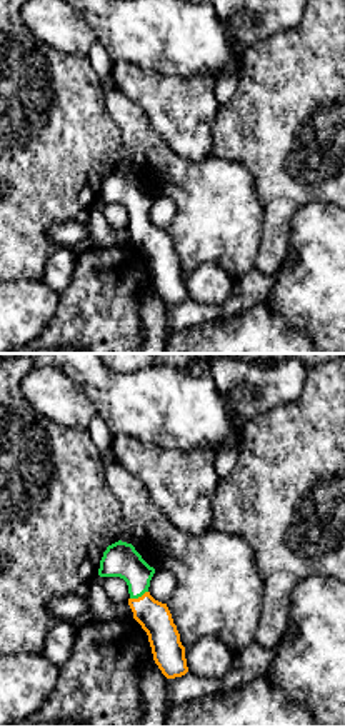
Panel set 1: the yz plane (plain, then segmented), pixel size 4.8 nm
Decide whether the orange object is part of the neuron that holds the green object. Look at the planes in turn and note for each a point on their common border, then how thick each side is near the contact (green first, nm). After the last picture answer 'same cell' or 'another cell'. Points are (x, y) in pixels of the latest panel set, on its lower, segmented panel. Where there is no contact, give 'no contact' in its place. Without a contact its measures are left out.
contact (139, 596); calibres 170 and 160 nm

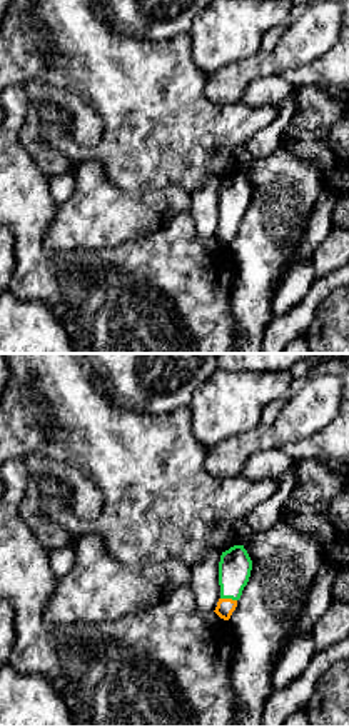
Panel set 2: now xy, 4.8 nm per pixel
contact (229, 597); calibres 160 and 90 nm

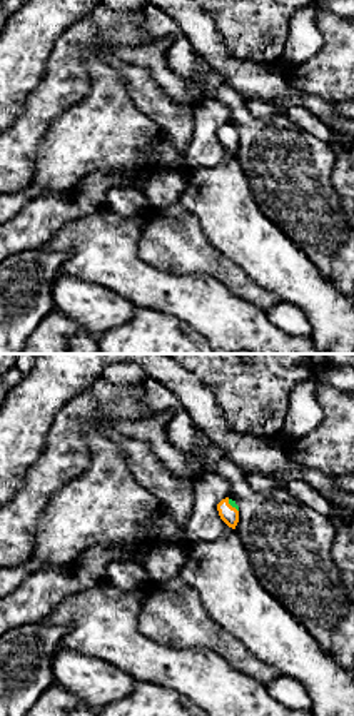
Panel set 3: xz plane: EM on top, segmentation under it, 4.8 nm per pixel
contact (232, 506); calibres 30 and 90 nm

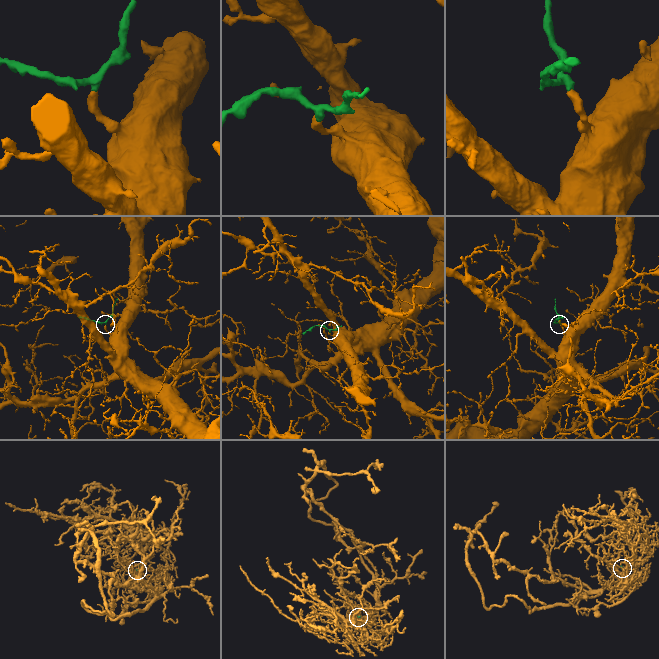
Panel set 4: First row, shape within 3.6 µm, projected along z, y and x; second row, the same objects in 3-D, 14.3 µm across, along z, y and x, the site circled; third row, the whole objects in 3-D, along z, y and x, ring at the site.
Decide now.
same cell

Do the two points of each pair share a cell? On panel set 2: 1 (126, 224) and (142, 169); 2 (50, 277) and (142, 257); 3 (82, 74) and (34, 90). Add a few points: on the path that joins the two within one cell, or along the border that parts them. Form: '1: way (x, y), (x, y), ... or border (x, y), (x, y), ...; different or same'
1: border (104, 169), (126, 190), (144, 192), (174, 185); different
2: way (74, 277), (119, 275); same
3: border (45, 84), (29, 80), (24, 85); different

